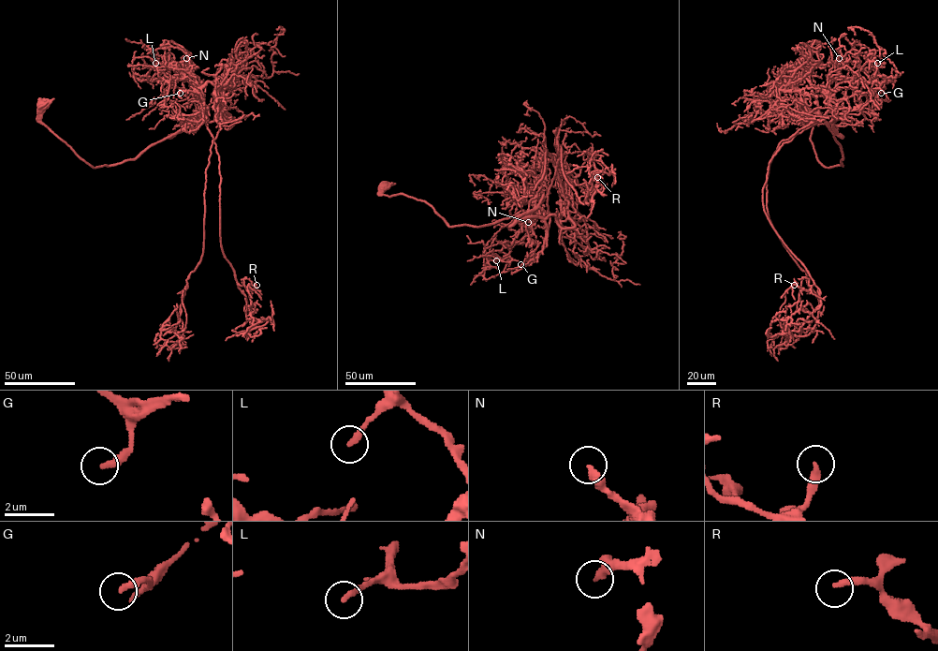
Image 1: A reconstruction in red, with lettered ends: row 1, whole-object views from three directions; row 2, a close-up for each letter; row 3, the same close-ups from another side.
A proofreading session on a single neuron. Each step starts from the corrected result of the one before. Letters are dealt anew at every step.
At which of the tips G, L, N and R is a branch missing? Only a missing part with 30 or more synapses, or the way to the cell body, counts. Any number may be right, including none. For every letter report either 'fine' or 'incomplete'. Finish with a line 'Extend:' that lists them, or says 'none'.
G: fine
L: fine
N: incomplete
R: fine
Extend: N

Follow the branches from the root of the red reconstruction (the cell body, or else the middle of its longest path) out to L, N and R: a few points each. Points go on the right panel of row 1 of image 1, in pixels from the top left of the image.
L: (804, 105), (817, 159), (825, 167), (842, 165), (842, 147), (819, 113), (815, 96), (877, 63)
N: (804, 105), (817, 159), (825, 167), (842, 165), (842, 147), (803, 76), (839, 58)
R: (804, 105), (817, 159), (842, 165), (829, 125), (806, 114), (769, 163), (764, 211), (813, 283), (794, 285)

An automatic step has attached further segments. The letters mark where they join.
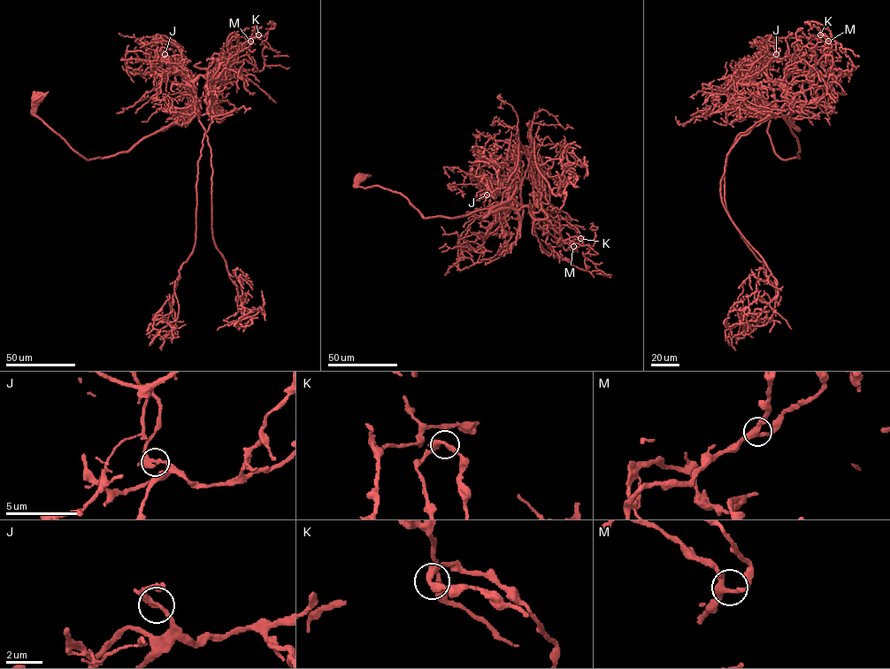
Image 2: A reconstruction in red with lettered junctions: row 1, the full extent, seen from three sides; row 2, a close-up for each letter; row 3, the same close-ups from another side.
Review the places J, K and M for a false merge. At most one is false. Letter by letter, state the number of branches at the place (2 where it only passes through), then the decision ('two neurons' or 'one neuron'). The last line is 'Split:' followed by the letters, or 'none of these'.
J: 3 | one neuron
K: 3 | one neuron
M: 3 | one neuron
Split: none of these

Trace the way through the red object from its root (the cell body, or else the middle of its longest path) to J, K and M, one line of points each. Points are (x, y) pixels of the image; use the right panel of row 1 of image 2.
J: (761, 98), (774, 151), (782, 159), (799, 157), (798, 140), (761, 70), (776, 54)
K: (761, 98), (774, 151), (799, 157), (787, 114), (801, 111), (792, 109), (794, 97), (830, 41), (820, 34)
M: (761, 98), (774, 151), (799, 157), (787, 114), (801, 111), (792, 109), (794, 97), (828, 41)

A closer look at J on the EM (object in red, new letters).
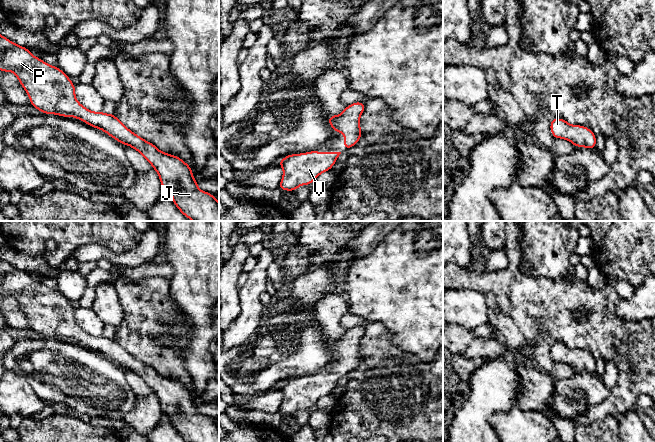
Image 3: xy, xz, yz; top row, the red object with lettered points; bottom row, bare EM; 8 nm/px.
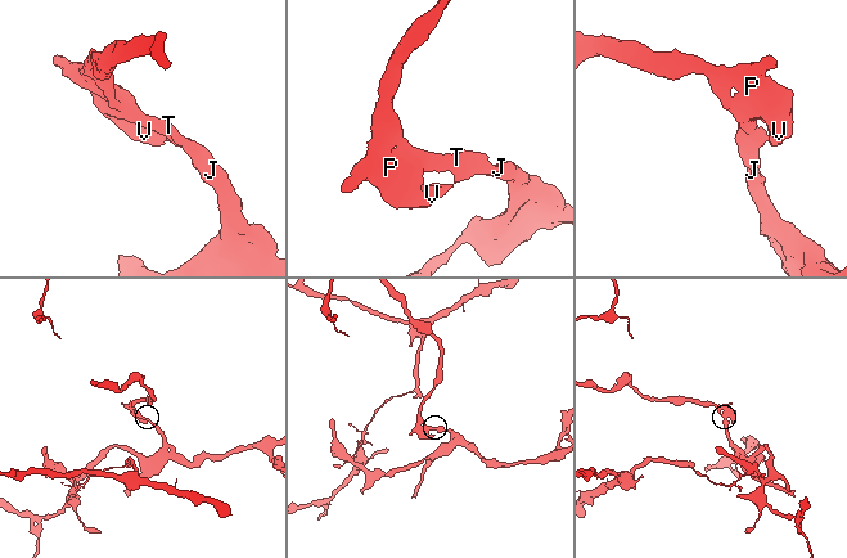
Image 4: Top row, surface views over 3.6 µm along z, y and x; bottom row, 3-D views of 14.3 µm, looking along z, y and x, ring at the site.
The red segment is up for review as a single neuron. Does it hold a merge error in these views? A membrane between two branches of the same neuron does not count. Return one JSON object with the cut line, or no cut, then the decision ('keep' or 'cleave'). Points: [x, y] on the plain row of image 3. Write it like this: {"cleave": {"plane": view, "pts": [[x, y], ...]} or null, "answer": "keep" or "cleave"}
{"cleave": null, "answer": "keep"}

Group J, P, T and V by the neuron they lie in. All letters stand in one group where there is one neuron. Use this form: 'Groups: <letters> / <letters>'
Groups: J P T V

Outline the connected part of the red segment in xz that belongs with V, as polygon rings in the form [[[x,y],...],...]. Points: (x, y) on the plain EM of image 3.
[[[310,375],[287,379],[278,386],[283,393],[279,413],[295,415],[299,410],[310,409],[320,398],[333,391],[340,378]]]

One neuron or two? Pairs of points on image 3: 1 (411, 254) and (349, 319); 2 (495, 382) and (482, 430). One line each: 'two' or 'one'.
1: two
2: one

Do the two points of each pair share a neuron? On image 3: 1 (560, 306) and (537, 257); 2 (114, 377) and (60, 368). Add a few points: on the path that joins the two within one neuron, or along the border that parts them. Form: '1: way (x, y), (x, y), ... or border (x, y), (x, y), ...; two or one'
1: border (567, 275), (550, 279); two
2: way (101, 377), (83, 377), (80, 374), (73, 374); one

